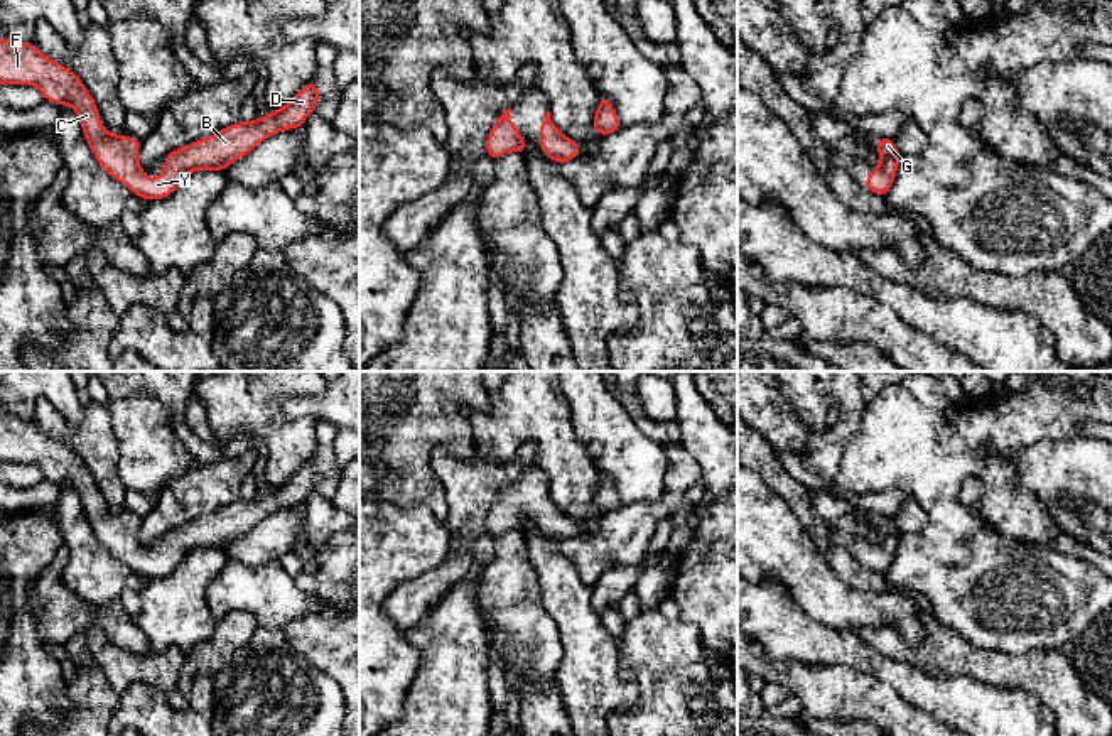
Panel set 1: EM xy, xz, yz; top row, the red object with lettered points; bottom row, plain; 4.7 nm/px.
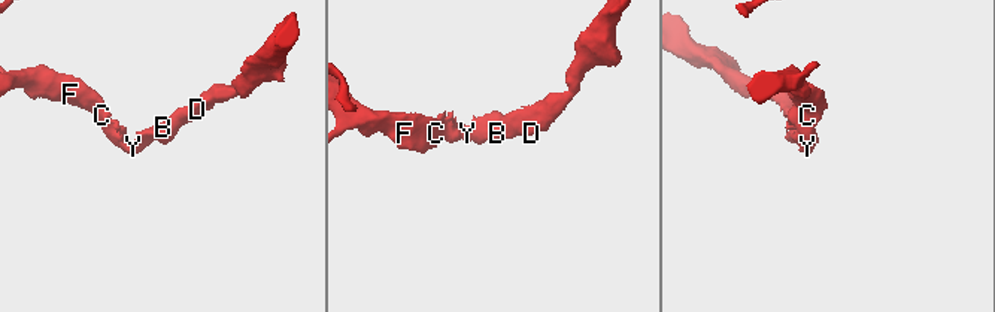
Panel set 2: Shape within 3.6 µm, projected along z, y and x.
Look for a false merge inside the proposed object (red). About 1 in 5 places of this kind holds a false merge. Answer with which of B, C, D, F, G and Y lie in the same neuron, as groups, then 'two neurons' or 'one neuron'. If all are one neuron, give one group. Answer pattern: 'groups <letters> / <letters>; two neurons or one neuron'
groups B C D F G Y; one neuron

